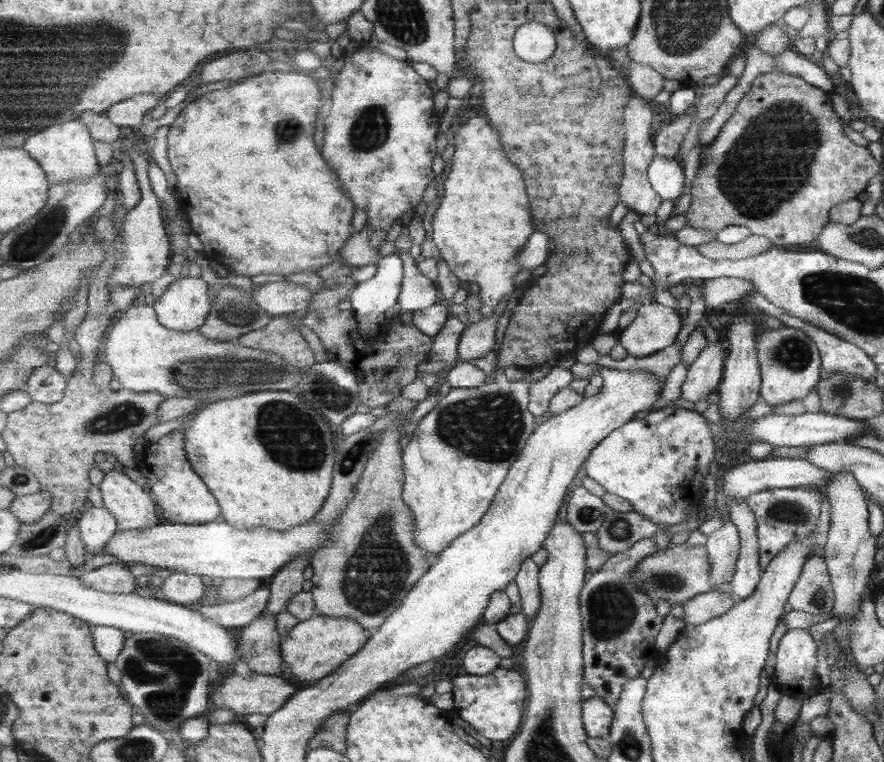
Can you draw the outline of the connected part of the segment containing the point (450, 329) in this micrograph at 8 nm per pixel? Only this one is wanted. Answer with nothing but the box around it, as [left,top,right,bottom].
[431,315,468,366]

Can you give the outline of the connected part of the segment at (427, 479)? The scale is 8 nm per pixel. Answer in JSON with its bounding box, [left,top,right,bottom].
[404,370,540,552]

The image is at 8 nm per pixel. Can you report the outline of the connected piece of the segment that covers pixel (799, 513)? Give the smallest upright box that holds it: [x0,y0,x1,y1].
[746,487,824,572]

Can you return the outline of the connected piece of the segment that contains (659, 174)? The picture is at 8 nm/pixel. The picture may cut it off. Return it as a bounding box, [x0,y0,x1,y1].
[649,156,686,202]

